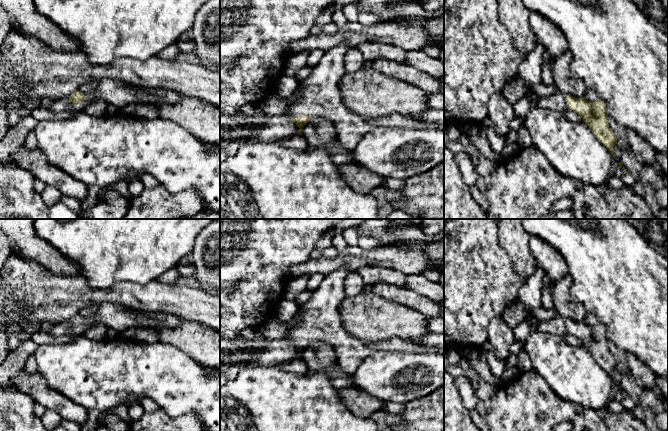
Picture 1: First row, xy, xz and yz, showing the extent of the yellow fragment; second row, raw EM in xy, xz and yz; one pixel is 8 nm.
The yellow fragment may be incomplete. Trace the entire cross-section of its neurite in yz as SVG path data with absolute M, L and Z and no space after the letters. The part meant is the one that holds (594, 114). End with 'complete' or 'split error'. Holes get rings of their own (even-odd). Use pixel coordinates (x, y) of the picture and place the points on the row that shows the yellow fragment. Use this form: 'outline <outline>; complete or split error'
outline M557 90L550 96L539 98L538 107L553 111L574 111L582 117L595 137L609 150L614 157L613 148L617 143L617 137L609 126L606 104L601 100L587 101L585 98L575 98Z; split error

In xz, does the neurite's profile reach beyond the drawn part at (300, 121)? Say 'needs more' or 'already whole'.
needs more

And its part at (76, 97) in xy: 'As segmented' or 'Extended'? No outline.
Extended

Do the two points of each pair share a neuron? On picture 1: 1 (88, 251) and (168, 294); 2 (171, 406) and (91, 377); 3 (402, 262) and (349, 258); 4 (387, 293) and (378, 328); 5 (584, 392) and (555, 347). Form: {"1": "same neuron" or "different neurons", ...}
{"1": "different neurons", "2": "same neuron", "3": "same neuron", "4": "different neurons", "5": "same neuron"}

